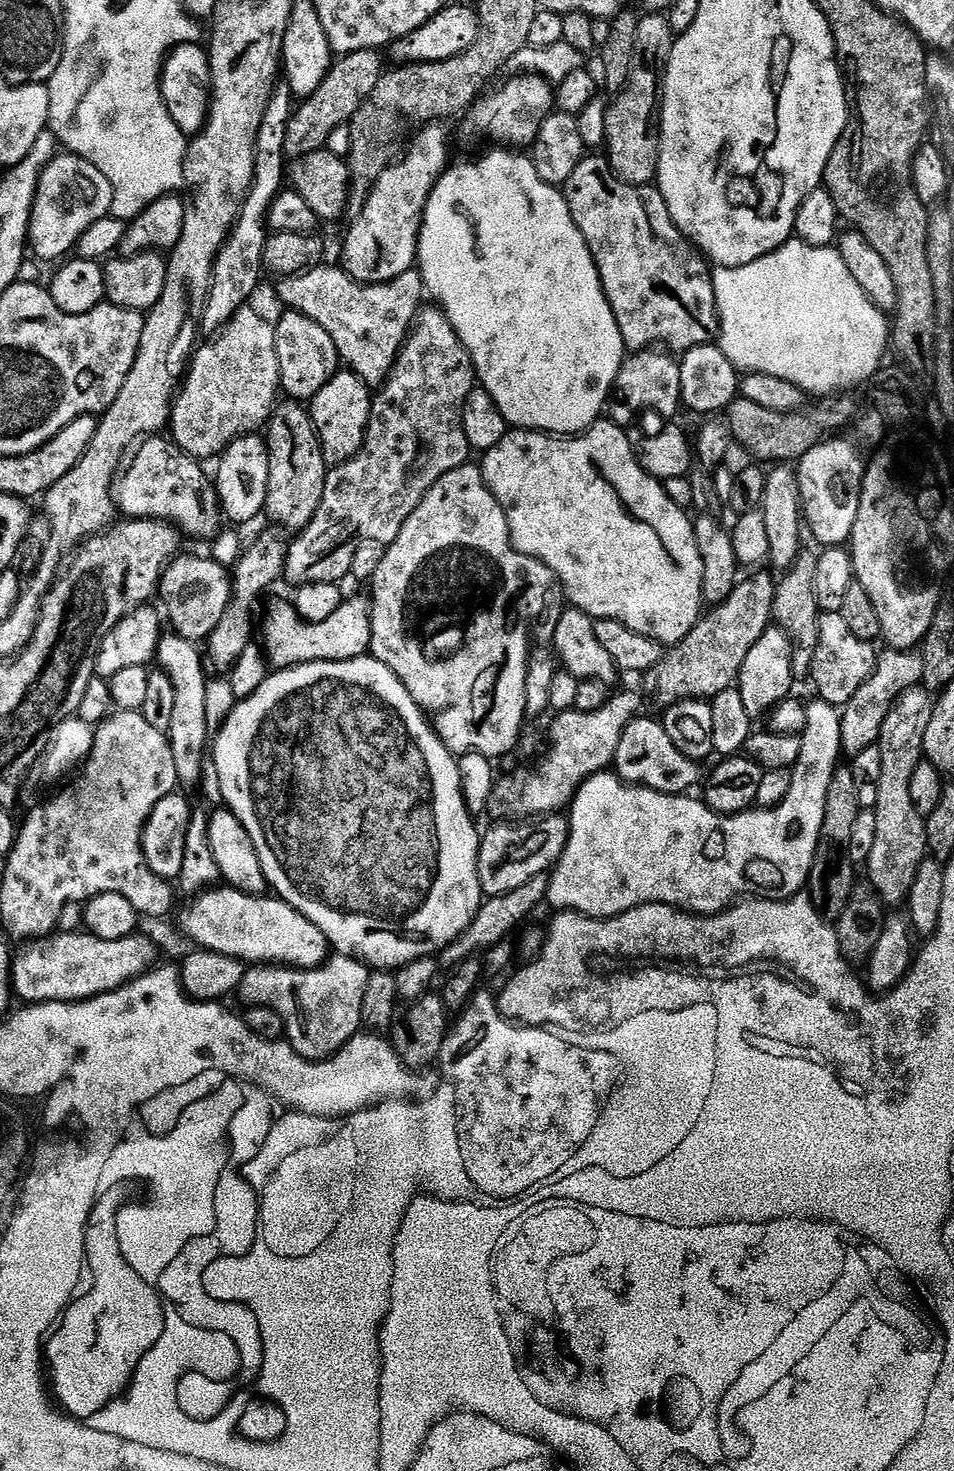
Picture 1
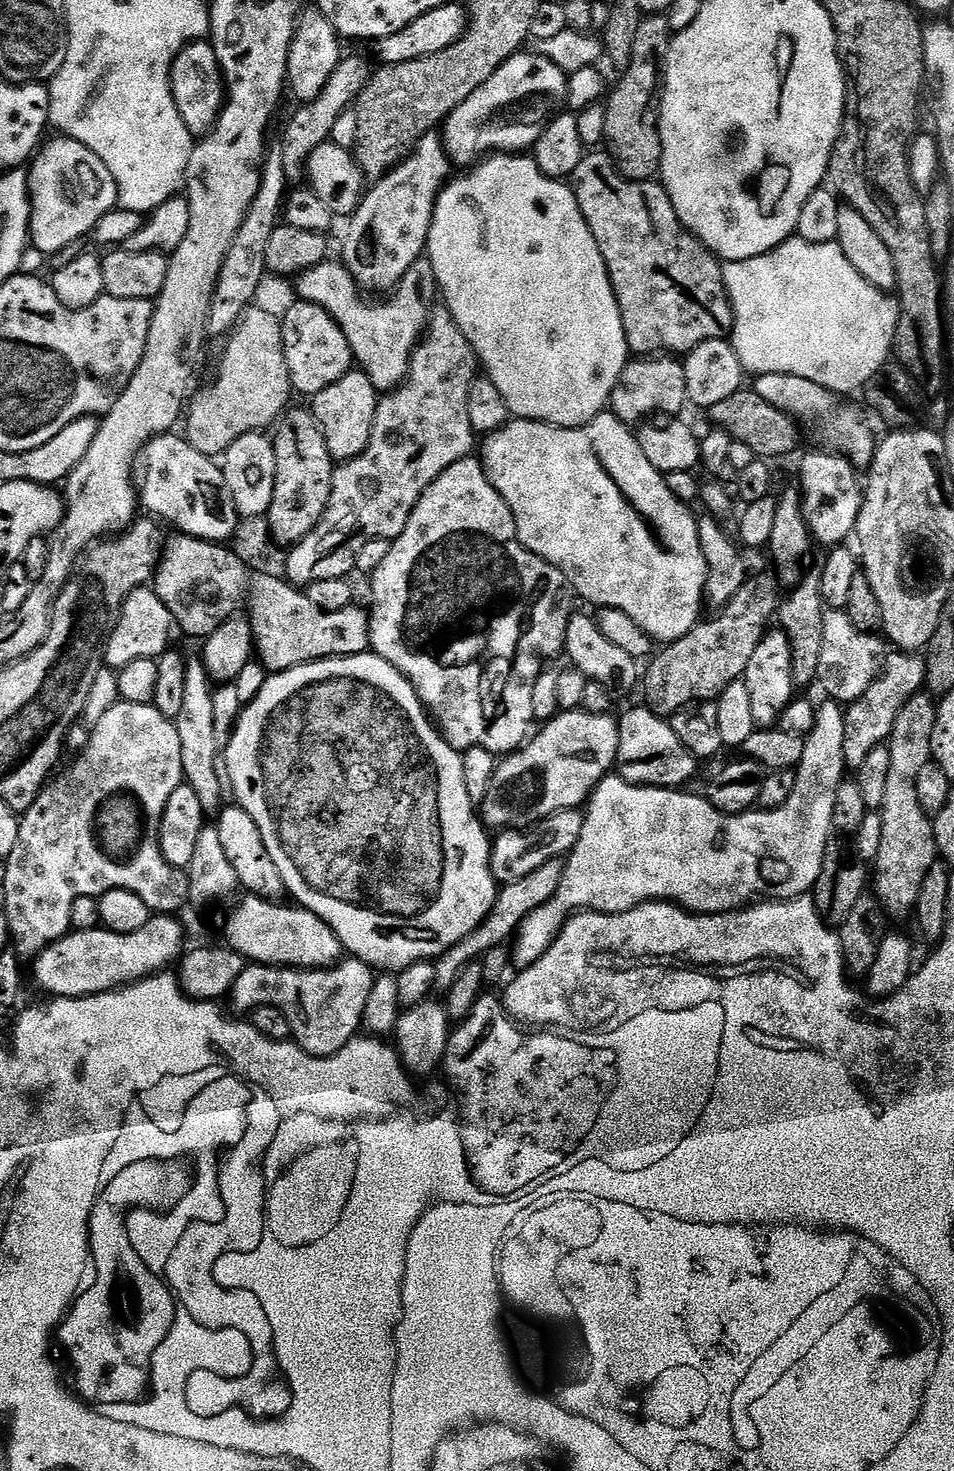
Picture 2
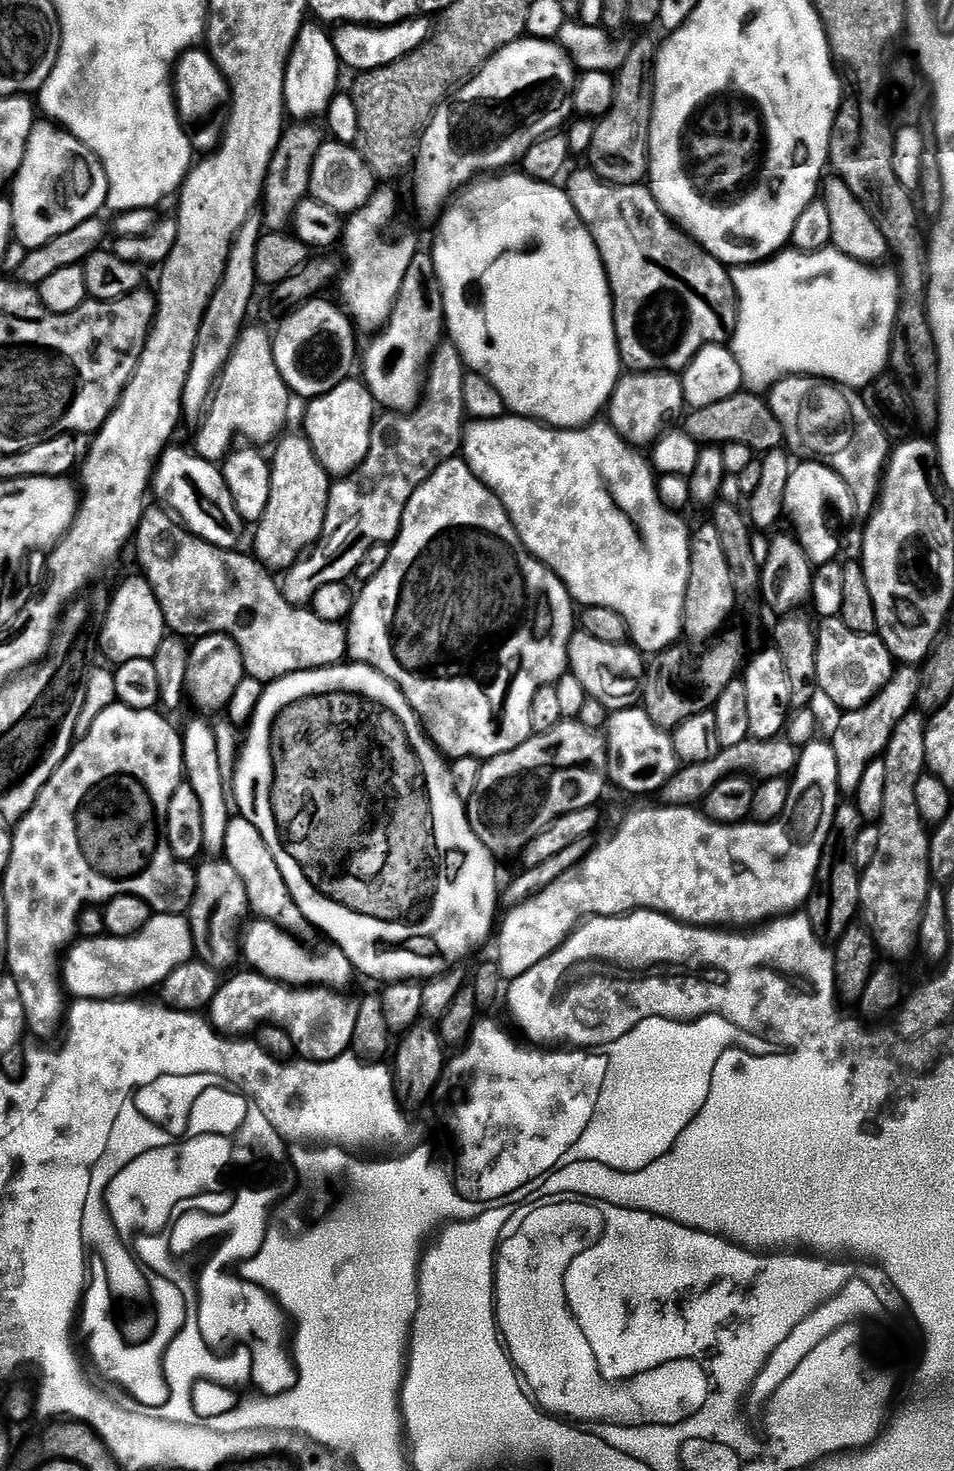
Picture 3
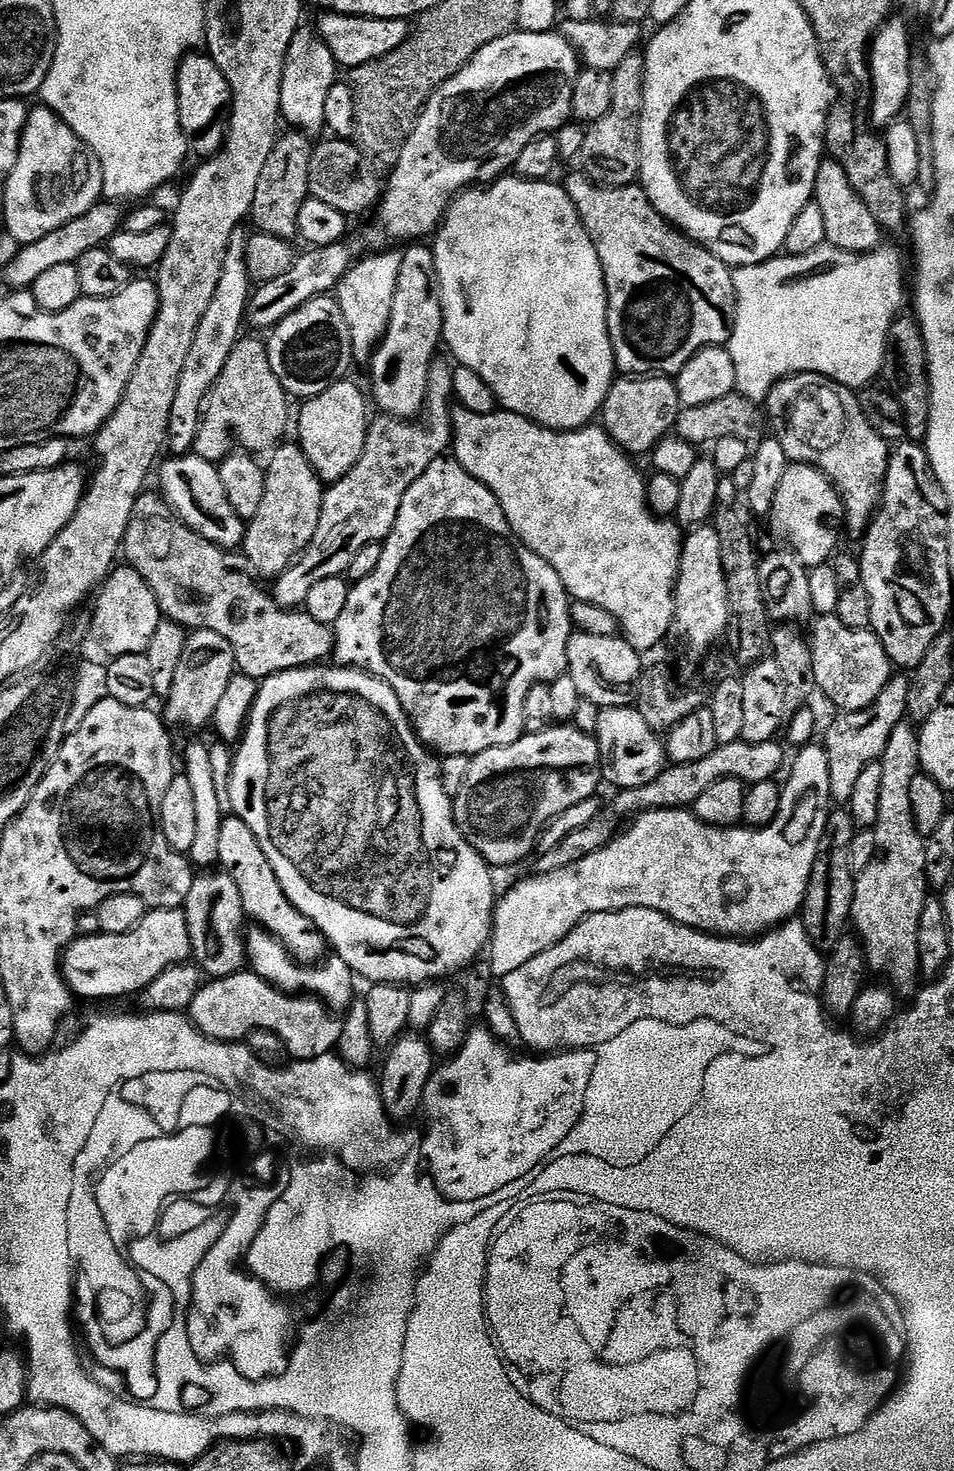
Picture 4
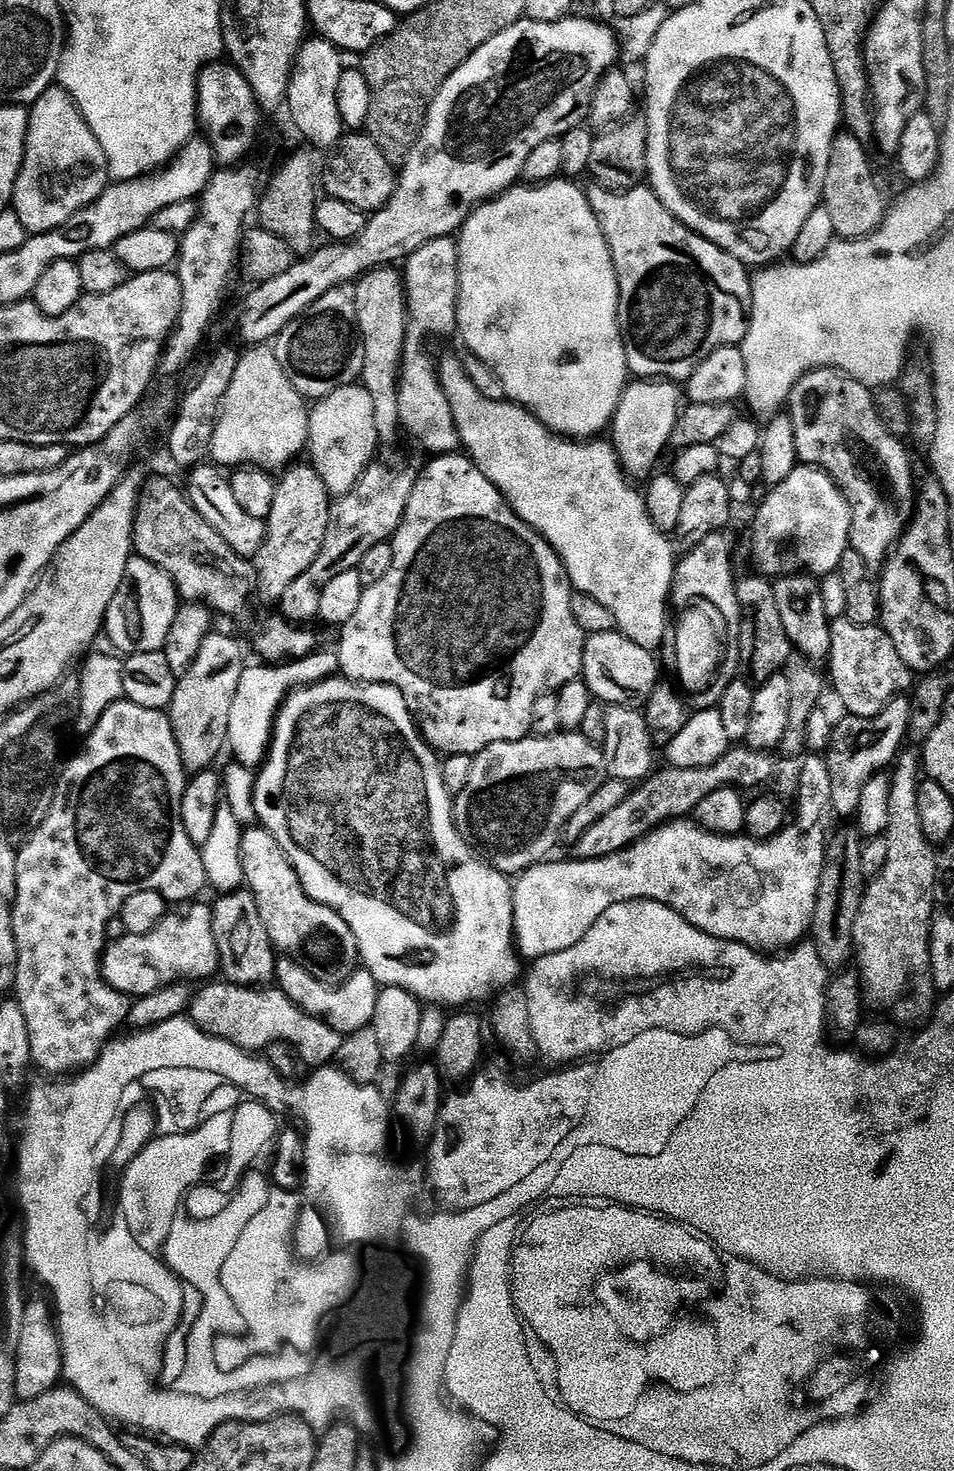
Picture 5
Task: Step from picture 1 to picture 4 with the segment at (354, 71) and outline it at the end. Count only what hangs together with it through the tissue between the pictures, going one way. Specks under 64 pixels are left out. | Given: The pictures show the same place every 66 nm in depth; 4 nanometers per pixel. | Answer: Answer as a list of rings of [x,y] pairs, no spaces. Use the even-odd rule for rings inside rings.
[[[288,130],[276,141],[270,158],[266,158],[266,166],[262,166],[262,178],[258,178],[258,190],[254,194],[250,218],[256,222],[256,228],[261,232],[278,236],[291,241],[299,226],[299,211],[308,198],[308,175],[310,174],[310,158],[314,140],[304,130]]]

